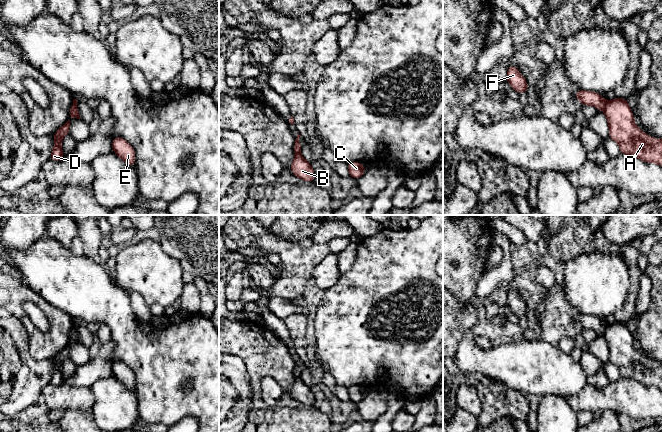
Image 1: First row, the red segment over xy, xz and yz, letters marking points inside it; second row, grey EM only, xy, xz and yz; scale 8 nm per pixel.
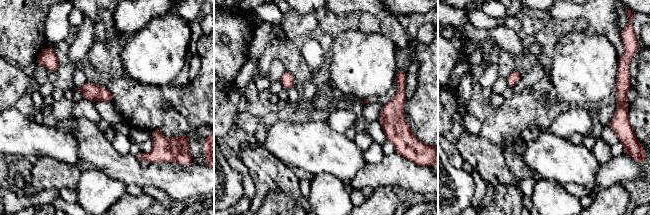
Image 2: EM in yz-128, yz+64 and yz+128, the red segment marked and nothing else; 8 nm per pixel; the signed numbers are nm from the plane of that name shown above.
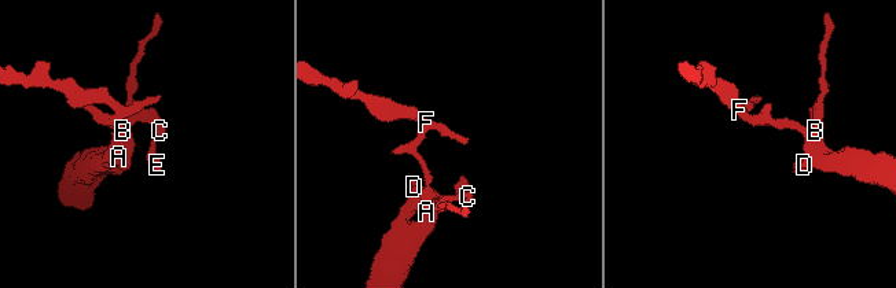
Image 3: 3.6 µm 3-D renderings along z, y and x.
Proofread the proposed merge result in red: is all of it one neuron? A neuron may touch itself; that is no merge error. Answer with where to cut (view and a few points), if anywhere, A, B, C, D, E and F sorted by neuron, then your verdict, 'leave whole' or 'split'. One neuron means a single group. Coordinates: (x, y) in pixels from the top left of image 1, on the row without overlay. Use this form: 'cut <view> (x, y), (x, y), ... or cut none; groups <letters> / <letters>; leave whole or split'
cut yz (607, 326), (602, 334); groups A B C D E / F; split

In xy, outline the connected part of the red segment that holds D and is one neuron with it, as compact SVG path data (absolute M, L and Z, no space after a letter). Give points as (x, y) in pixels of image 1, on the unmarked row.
M77 327L72 328L70 331L69 344L62 351L60 351L53 359L54 364L56 365L53 369L53 374L50 379L50 383L53 385L59 385L64 382L63 374L61 372L62 362L66 359L69 359L70 344L72 342L80 343Z

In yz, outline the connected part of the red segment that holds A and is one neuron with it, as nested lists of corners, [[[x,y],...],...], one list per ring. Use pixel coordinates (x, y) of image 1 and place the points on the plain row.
[[[627,322],[607,326],[603,336],[608,345],[609,362],[618,367],[621,378],[662,390],[662,362],[653,363],[636,350]]]

